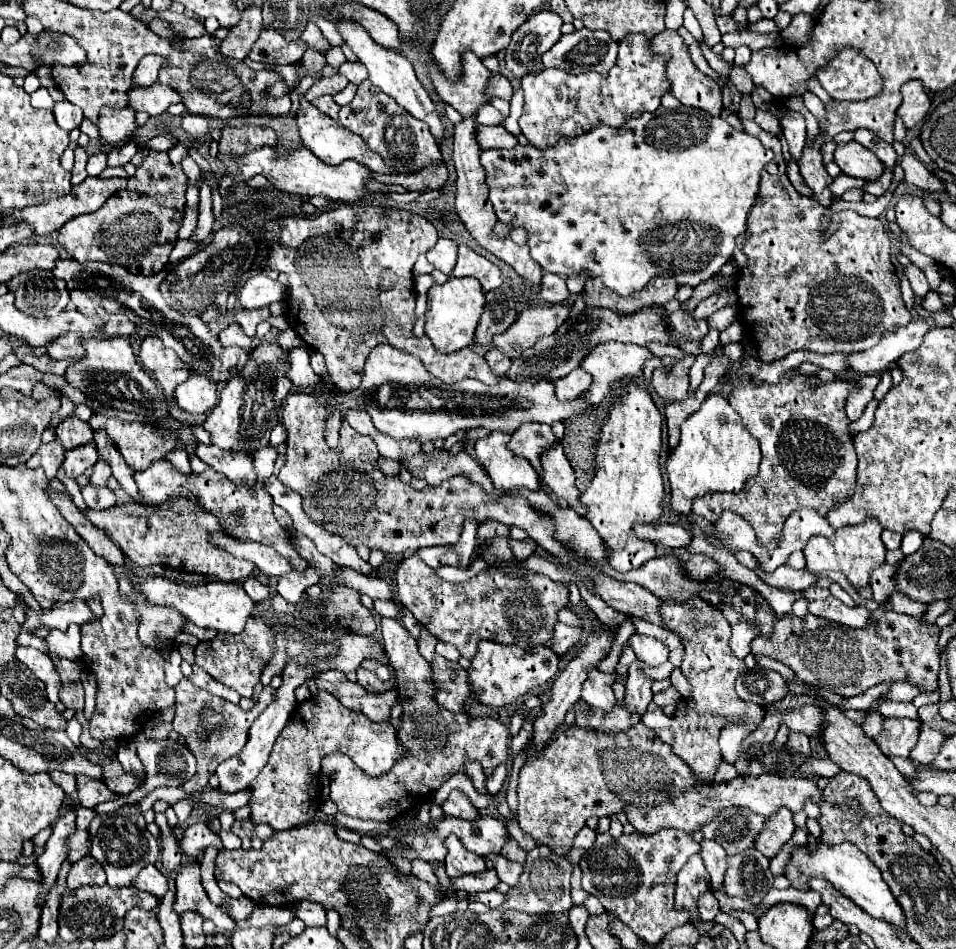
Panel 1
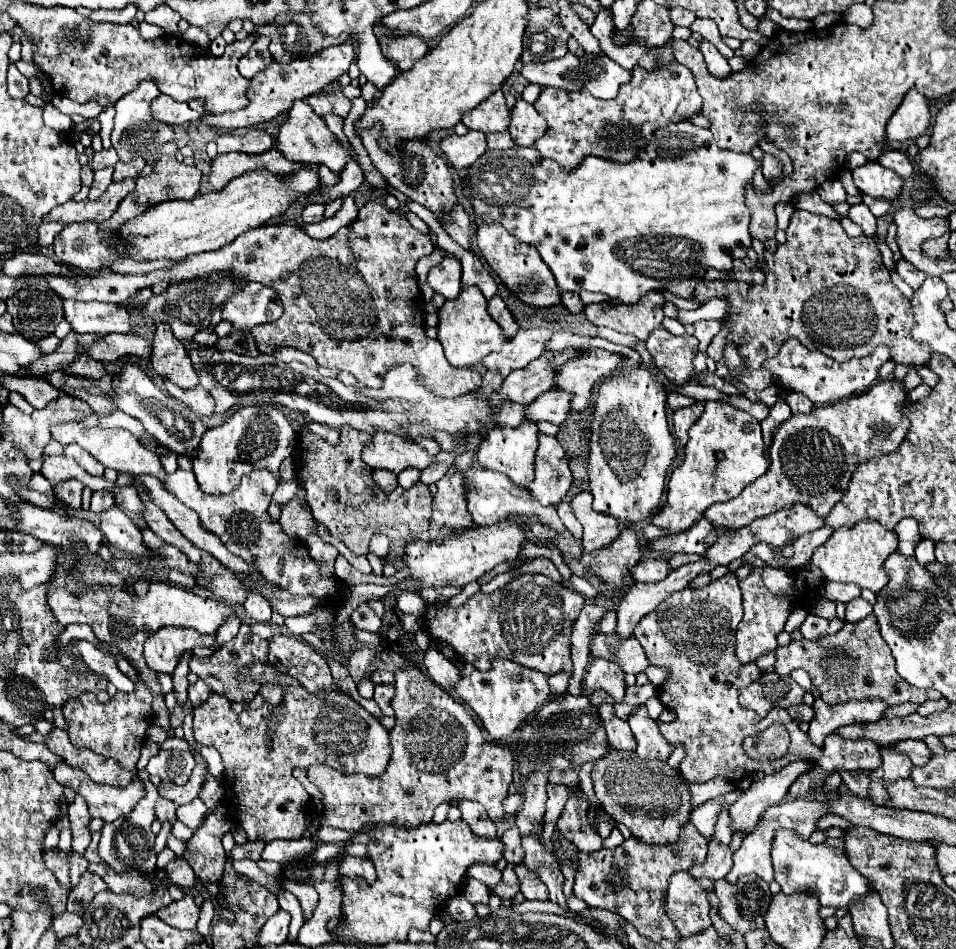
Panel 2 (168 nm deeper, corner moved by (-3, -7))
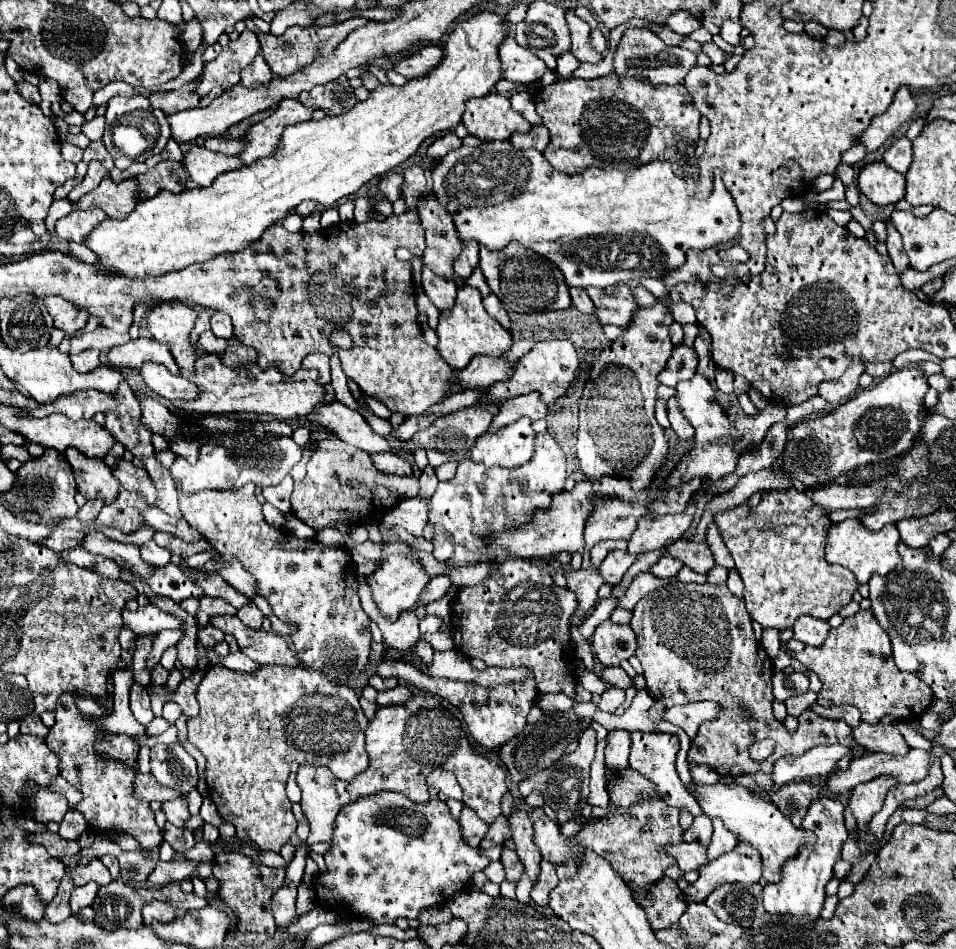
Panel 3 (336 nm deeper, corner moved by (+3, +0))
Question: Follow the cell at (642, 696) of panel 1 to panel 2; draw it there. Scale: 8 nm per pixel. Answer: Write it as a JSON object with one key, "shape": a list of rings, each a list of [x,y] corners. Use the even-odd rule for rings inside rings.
{"shape":[[[639,706],[639,710],[635,714],[631,714],[627,718],[627,722],[629,722],[629,726],[637,738],[637,750],[635,752],[641,758],[663,760],[663,762],[669,760],[669,756],[673,754],[673,746],[663,738],[655,720],[649,718],[645,706]]]}

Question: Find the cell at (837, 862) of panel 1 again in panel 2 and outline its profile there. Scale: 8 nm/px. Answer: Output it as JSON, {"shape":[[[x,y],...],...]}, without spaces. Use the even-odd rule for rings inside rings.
{"shape":[[[779,828],[775,832],[773,868],[775,880],[779,882],[785,894],[807,892],[807,888],[815,888],[823,906],[849,906],[853,902],[853,896],[863,896],[871,888],[869,880],[863,874],[855,872],[843,850],[829,848],[825,844],[811,844],[809,840],[803,840],[795,830],[789,828]]]}

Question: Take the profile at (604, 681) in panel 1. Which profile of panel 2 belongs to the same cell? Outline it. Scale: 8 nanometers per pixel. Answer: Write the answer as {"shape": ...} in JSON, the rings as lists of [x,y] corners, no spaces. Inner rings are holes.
{"shape":[[[601,704],[599,706],[599,716],[603,720],[603,726],[607,730],[607,742],[615,750],[635,750],[635,736],[625,720],[619,720],[613,714],[611,704]]]}

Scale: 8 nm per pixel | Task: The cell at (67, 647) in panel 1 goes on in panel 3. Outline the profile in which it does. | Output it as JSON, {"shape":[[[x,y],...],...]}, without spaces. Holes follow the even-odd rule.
{"shape":[[[137,683],[131,685],[131,711],[141,725],[147,725],[155,717],[151,711],[151,705],[149,705],[147,689],[141,689],[141,685],[137,685]]]}

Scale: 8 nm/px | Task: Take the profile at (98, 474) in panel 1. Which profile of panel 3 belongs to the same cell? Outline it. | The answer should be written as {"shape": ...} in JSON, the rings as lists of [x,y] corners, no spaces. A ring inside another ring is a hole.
{"shape":[[[87,499],[87,503],[77,511],[77,519],[91,521],[91,519],[95,519],[99,515],[101,507],[103,507],[103,501],[101,499]]]}

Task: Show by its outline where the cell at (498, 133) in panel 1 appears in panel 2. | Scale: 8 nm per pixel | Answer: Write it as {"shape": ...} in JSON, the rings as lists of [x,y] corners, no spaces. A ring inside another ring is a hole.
{"shape":[[[471,130],[465,136],[449,134],[447,138],[441,140],[439,146],[441,146],[443,156],[449,160],[449,164],[453,168],[457,168],[457,170],[471,166],[487,150],[485,134],[483,132],[475,132],[475,130]]]}

